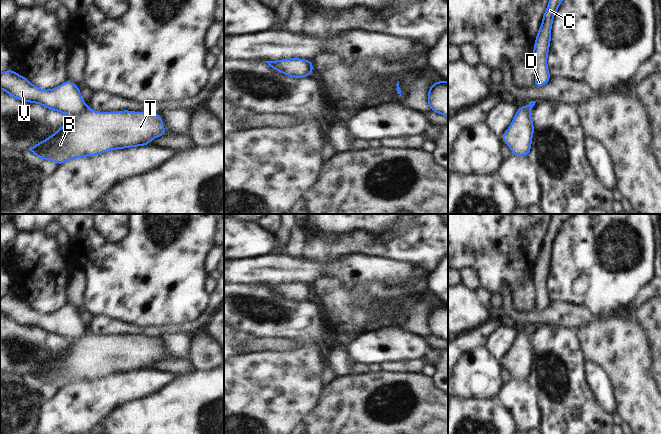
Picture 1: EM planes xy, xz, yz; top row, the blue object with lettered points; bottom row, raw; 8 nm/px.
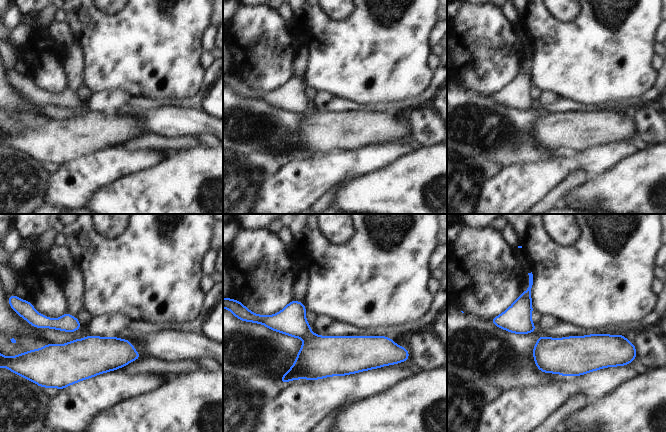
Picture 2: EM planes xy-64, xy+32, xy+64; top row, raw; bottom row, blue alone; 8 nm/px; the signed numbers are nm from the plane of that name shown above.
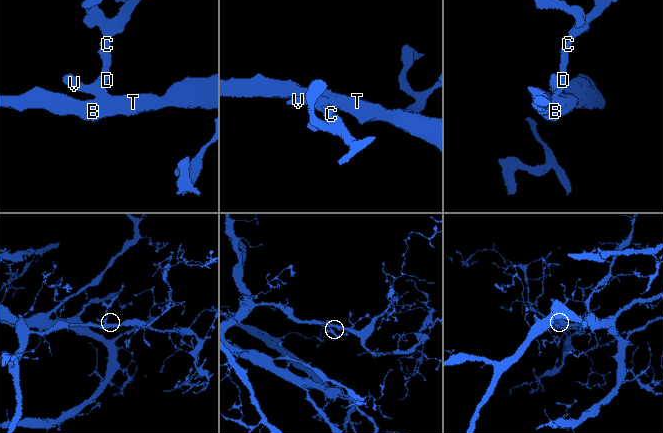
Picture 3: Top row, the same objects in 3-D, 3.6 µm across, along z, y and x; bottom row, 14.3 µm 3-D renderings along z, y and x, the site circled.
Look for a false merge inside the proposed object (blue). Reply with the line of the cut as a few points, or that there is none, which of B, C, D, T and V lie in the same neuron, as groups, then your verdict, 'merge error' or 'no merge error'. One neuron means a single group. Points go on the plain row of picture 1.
cut xy (87, 331), (79, 337), (69, 340); groups B T / C D V; merge error

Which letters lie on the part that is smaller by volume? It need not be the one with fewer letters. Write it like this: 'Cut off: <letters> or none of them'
Cut off: C, D, V

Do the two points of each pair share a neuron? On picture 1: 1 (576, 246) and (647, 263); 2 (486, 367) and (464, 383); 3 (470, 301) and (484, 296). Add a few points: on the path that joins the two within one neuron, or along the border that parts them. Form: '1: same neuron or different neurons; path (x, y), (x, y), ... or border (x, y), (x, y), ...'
1: same neuron; path (594, 261), (607, 273), (629, 272)
2: same neuron; path (481, 372), (469, 379)
3: different neurons; border (476, 291), (478, 299), (488, 306)

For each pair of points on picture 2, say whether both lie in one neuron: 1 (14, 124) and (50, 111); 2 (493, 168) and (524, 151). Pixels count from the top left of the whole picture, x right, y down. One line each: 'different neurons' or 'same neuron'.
1: different neurons
2: different neurons

